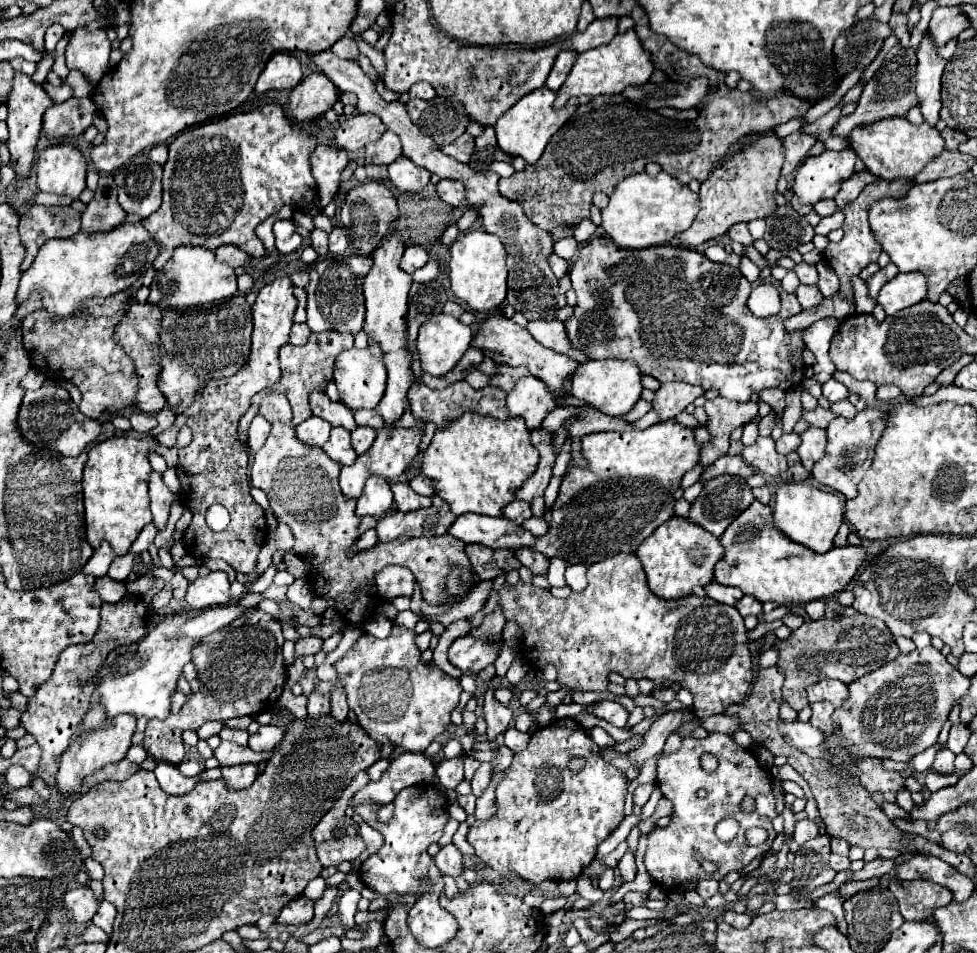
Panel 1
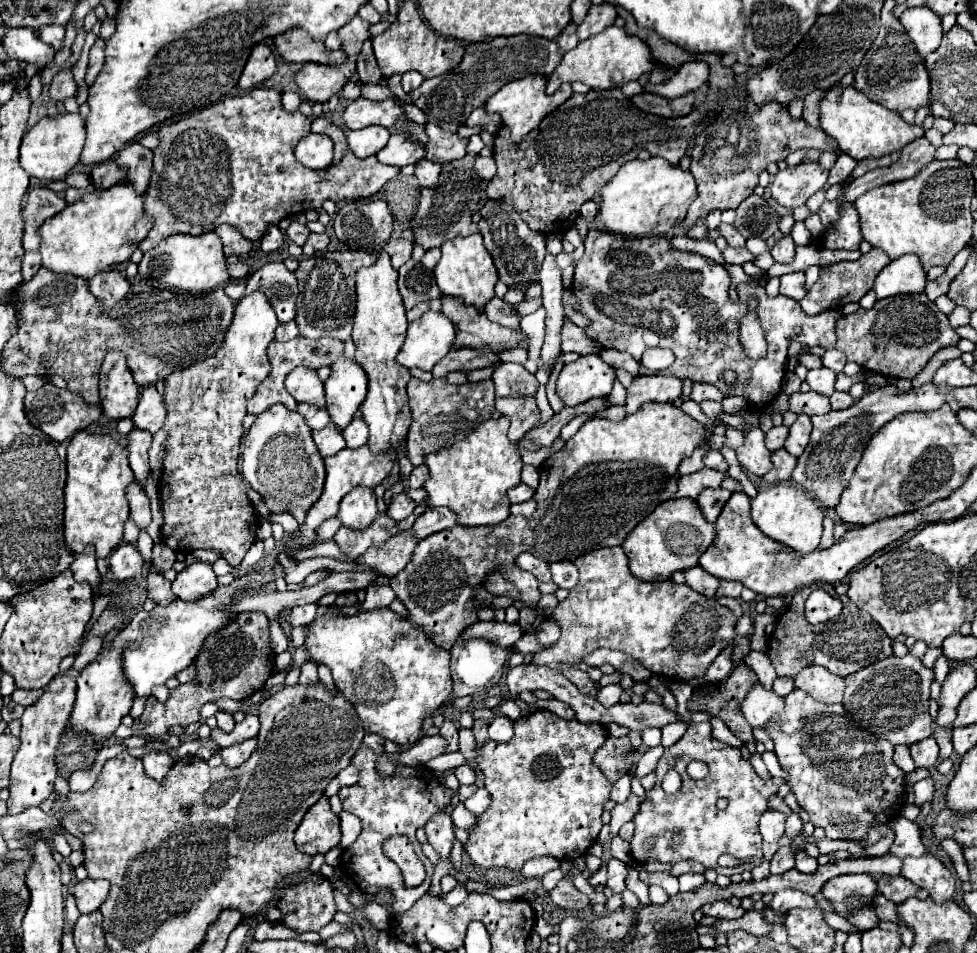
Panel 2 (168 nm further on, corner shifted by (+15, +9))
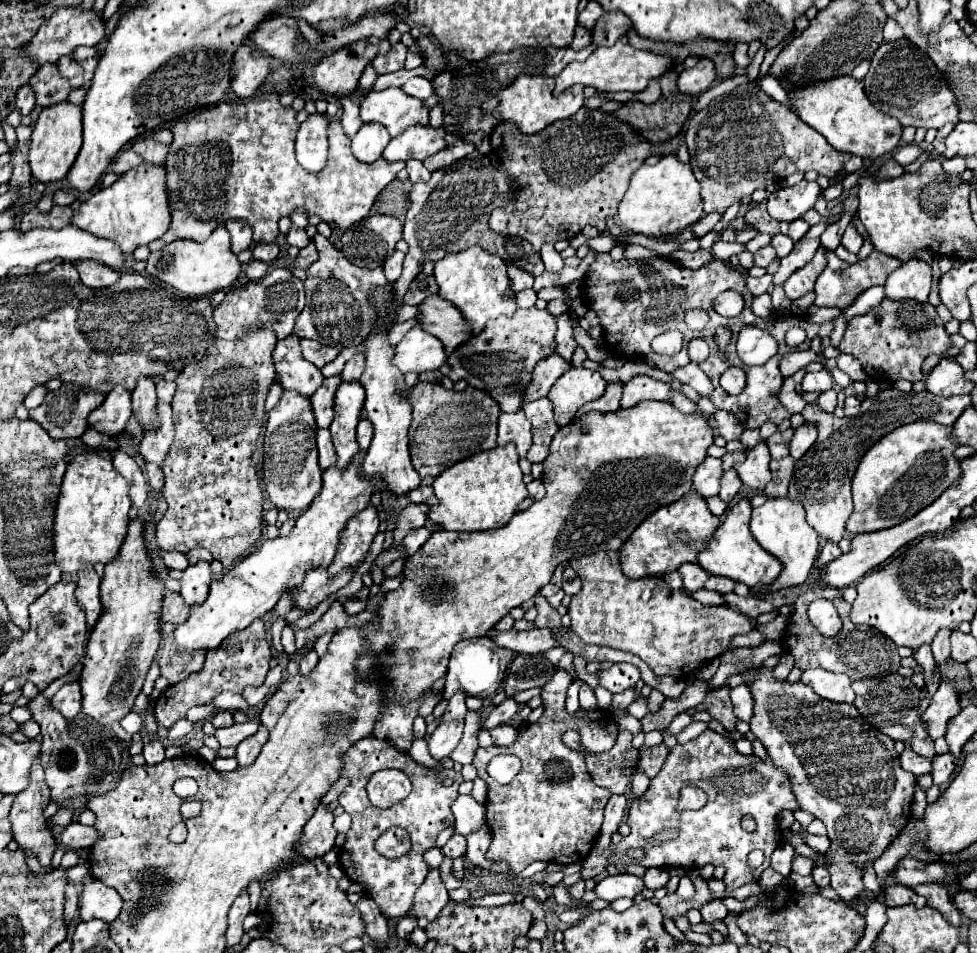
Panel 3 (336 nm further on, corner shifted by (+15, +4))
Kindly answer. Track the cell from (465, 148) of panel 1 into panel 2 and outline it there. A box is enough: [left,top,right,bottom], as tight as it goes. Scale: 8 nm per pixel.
[426,124,468,164]

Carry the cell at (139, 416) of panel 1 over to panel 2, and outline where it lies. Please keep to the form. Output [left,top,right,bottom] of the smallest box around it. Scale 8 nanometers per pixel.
[132,386,164,432]

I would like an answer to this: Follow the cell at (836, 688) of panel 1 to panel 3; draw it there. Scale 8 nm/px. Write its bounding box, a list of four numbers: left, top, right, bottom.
[800,669,854,703]

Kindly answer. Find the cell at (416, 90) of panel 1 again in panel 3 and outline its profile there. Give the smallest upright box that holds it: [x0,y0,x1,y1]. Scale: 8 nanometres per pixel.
[402,77,432,99]

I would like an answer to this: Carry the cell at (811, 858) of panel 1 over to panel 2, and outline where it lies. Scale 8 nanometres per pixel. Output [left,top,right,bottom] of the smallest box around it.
[796,850,818,874]

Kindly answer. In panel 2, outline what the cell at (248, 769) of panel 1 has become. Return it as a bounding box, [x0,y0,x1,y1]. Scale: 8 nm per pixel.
[220,738,256,768]

